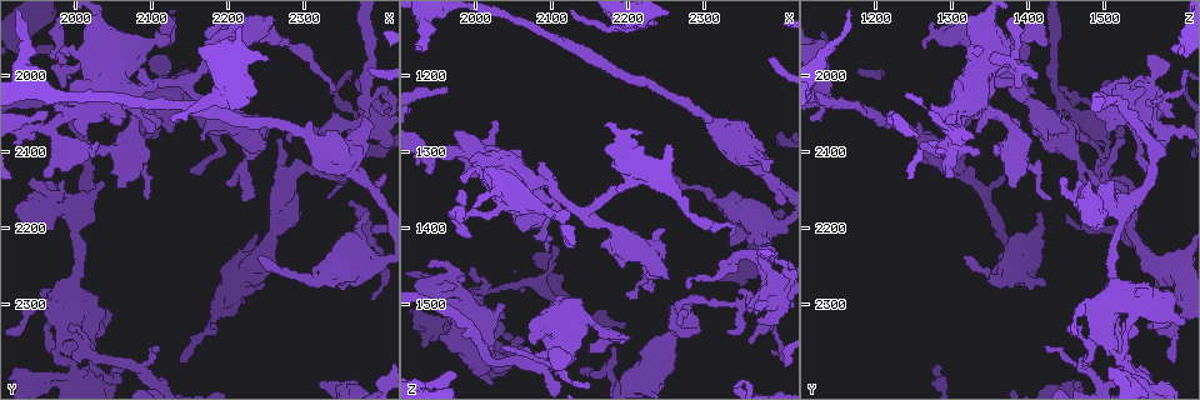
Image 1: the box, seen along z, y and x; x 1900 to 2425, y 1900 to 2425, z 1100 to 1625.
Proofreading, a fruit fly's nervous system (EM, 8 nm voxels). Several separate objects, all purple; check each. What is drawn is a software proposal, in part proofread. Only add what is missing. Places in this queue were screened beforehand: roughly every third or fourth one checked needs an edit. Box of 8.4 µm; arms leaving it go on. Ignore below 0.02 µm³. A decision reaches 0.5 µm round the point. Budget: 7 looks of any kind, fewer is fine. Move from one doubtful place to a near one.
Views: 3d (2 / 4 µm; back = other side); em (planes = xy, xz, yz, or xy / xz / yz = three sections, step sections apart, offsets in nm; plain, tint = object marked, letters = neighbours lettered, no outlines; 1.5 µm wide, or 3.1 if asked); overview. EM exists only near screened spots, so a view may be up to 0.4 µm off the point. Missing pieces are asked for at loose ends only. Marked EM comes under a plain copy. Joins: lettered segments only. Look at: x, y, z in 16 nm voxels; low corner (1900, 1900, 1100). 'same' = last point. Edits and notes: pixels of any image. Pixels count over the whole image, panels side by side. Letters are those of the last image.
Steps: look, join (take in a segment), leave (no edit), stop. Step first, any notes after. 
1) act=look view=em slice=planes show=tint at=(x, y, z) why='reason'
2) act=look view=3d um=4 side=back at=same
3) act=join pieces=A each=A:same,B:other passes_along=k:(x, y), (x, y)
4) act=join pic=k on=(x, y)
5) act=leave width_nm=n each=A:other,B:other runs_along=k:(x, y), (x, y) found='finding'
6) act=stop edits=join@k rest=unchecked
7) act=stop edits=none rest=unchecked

act=look view=em slice=xz step=4 show=tint at=(2055, 2065, 1295) why='free end'

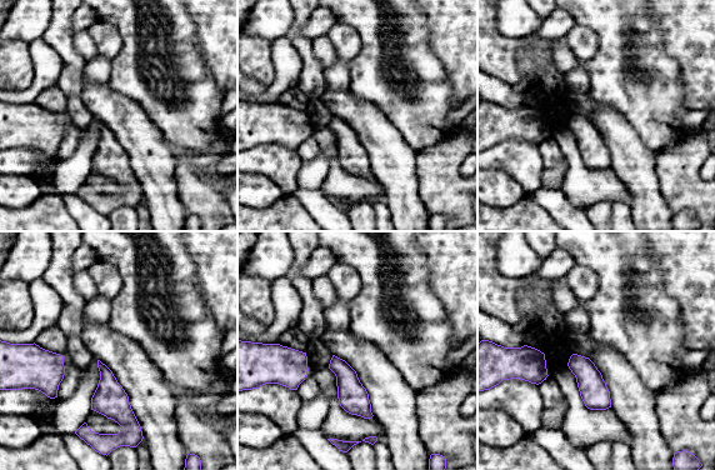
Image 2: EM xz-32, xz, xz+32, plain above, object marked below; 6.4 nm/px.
act=look view=em slice=planes show=letters at=same why='cut it another way'

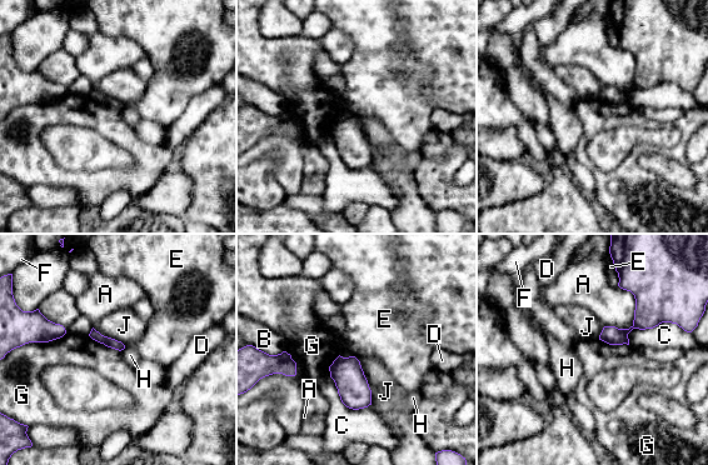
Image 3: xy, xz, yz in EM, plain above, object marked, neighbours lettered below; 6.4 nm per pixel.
act=leave each=A:other,B:other,C:other,D:other,E:other,F:other,G:other,H:other,J:other border=3:(125, 348), (120, 351) found='no lettered segment goes on from it'

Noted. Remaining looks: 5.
act=look view=em slice=planes show=letters at=(1985, 1965, 1335) why='free end'

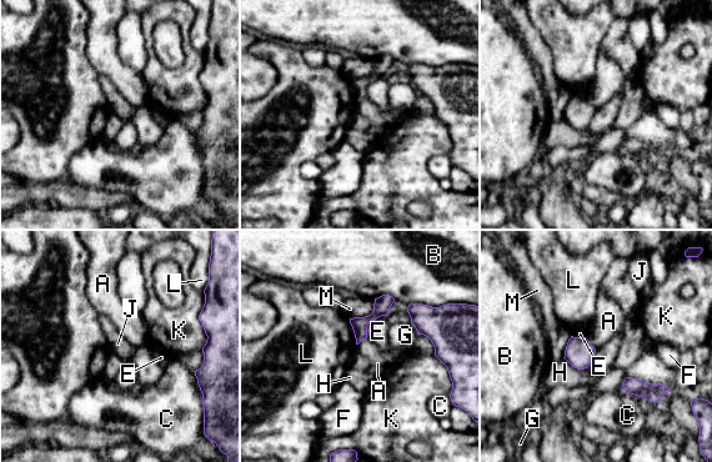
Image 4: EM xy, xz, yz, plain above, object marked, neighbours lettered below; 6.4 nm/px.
act=leave each=A:other,B:other,C:other,E:other,F:other,G:other,H:other,J:other,K:other,L:other,M:other found='none of them fits'

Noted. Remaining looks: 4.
act=look view=3d um=4 at=(2165, 1955, 1265) why='an open end'

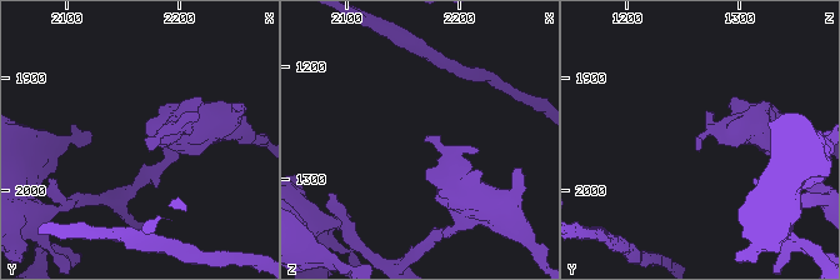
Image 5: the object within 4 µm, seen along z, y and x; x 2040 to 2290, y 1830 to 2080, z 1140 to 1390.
act=look view=em slice=planes show=letters at=(2170, 1954, 1268) why='need the tissue'

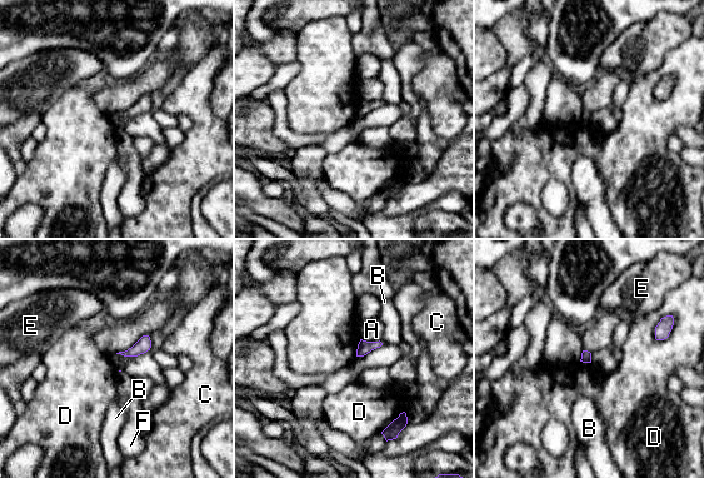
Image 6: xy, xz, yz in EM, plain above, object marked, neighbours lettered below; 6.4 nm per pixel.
act=leave each=A:other,B:other,C:other,D:other,E:other,F:other border=6:(672, 314), (655, 327), (657, 340) found='none of them fits'

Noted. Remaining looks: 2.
act=stop edits=none rest=unchecked

